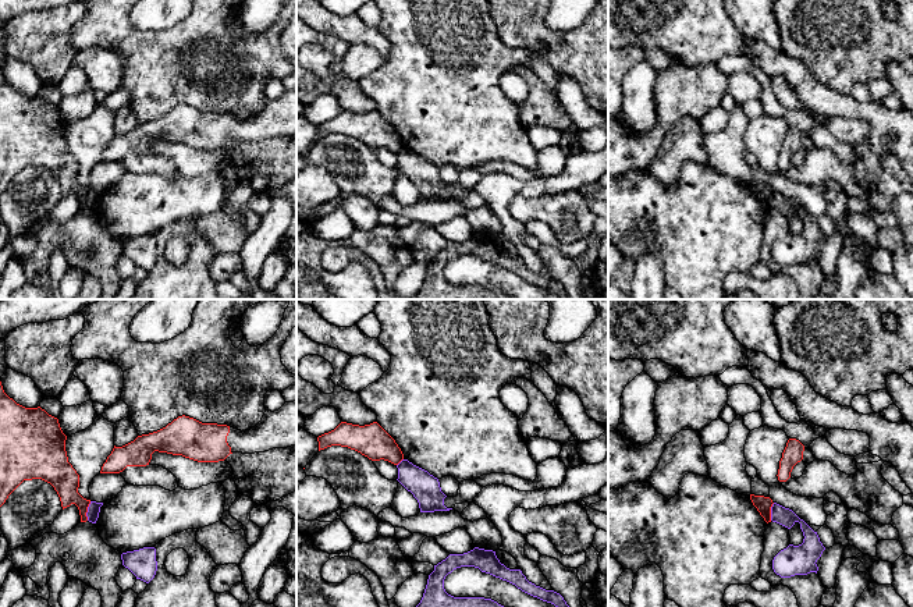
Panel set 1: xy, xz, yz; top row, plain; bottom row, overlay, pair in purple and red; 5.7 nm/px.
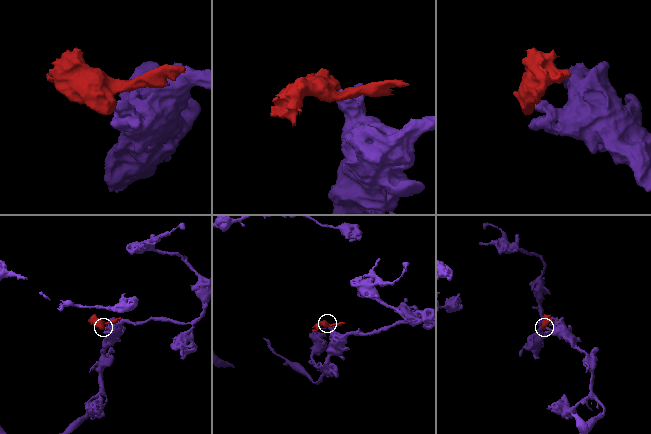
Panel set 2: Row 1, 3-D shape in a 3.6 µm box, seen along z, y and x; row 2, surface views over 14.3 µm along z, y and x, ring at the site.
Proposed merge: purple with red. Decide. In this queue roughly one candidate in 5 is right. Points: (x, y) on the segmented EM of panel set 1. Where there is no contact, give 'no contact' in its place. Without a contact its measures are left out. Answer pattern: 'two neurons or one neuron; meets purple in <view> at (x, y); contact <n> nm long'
two neurons; meets purple in xy at (88, 511); contact 110 nm long

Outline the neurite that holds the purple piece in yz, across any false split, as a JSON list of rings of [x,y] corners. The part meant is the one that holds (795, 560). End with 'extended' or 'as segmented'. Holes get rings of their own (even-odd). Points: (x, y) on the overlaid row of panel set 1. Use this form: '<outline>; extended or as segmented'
[[[777,503],[771,507],[771,521],[791,529],[796,522],[800,523],[803,532],[803,543],[799,546],[789,544],[781,550],[772,560],[772,569],[781,578],[791,578],[795,575],[807,575],[818,571],[817,560],[821,557],[825,547],[820,542],[817,532],[814,532],[803,519],[800,519],[792,510],[785,508]]]; as segmented

